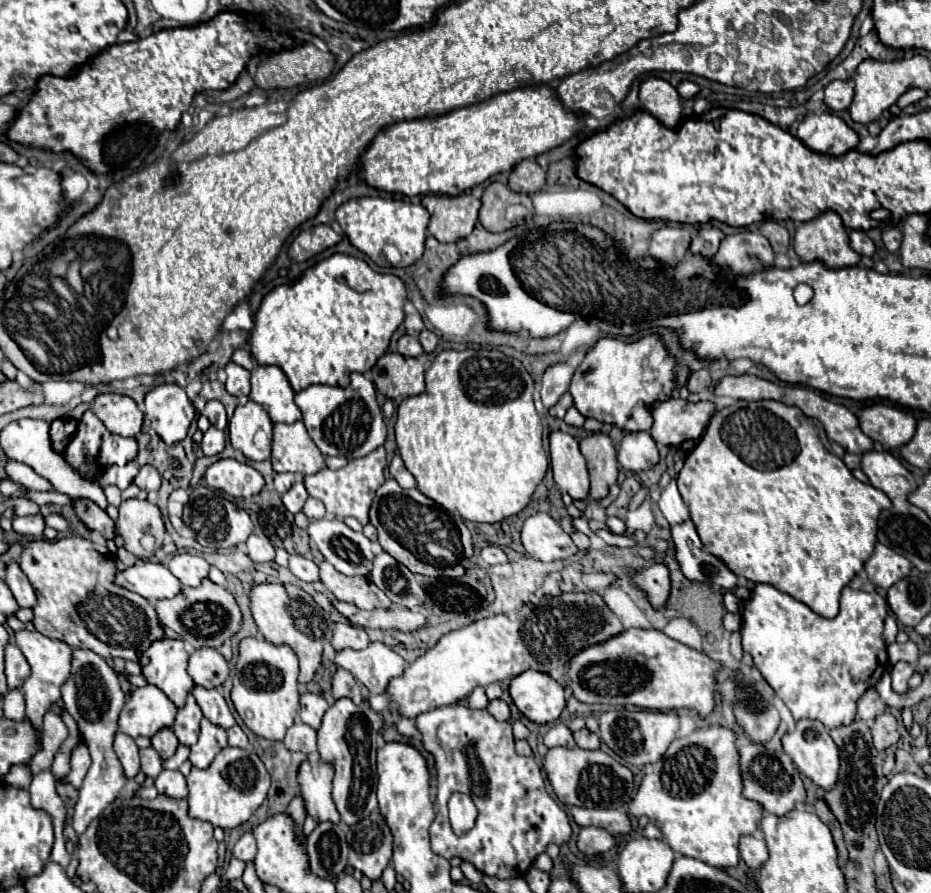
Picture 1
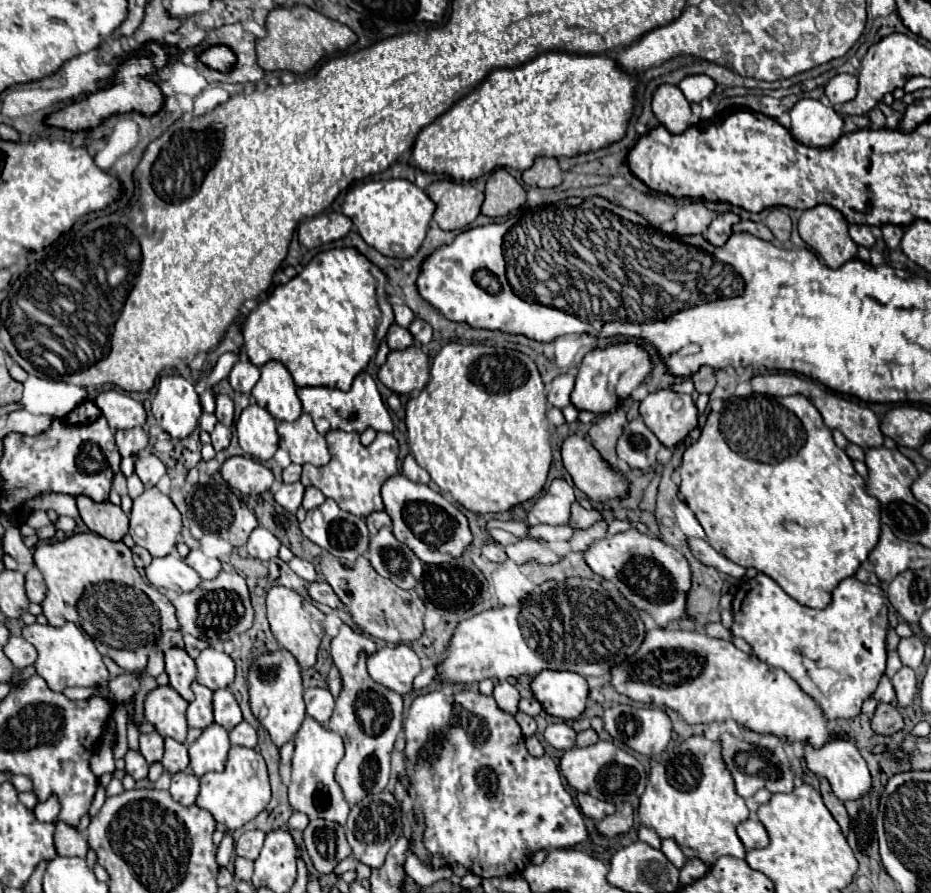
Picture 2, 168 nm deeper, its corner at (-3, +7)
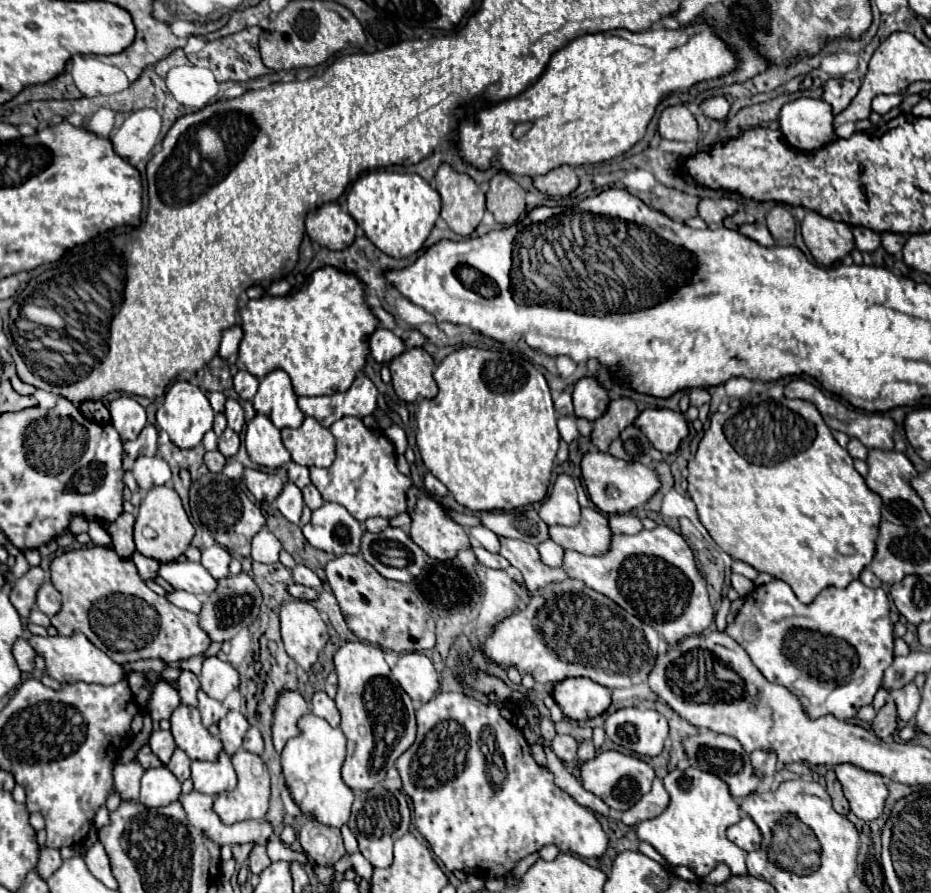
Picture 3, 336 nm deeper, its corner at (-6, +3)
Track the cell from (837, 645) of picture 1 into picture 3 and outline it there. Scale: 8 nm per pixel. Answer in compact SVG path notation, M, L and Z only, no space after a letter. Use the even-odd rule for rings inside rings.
M773 579L771 583L755 587L755 591L751 591L745 597L743 607L739 609L735 621L727 625L725 633L745 649L749 659L765 675L767 681L793 689L793 693L799 697L805 711L813 719L827 713L835 715L837 719L853 719L863 705L871 705L877 689L883 685L883 673L893 661L893 623L889 621L887 593L881 587L879 589L865 587L861 581L853 581L845 589L827 587L823 589L823 597L817 597L813 603L803 605L785 581ZM799 631L813 631L813 633L799 633ZM835 639L845 641L845 645L835 645ZM827 641L831 641L831 645L827 645ZM803 645L809 645L811 651L813 649L821 651L819 659L815 661L813 657L809 659L803 657L803 651L801 651ZM819 661L827 663L827 669L825 665L819 667L817 665ZM801 673L807 674L799 678Z

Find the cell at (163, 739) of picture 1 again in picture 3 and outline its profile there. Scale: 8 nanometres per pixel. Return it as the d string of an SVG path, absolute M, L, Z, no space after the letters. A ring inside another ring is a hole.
M175 749L175 753L173 753L173 757L171 757L167 769L169 769L179 781L185 781L185 779L191 775L189 763L191 763L191 759L187 757L187 753L181 751L181 749Z

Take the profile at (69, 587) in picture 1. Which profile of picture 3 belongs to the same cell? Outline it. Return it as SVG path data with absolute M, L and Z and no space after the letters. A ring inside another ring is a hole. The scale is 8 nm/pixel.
M87 545L65 551L51 561L51 583L63 595L61 611L51 617L59 635L81 631L115 663L125 665L139 659L181 661L205 653L209 637L201 631L197 615L175 607L153 593L137 573L131 559L119 557L111 547Z

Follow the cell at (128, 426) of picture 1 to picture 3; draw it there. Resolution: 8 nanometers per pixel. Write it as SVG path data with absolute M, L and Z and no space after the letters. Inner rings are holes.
M117 397L109 403L109 413L111 413L111 425L117 429L123 441L137 439L141 429L147 423L145 417L145 407L141 407L135 399L131 397Z

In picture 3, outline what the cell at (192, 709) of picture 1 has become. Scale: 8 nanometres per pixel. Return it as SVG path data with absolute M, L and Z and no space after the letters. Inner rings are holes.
M197 691L197 697L199 697L199 713L201 713L201 721L205 727L213 725L213 723L219 723L219 719L227 713L227 709L223 707L221 701L217 699L211 699L207 693L203 691Z

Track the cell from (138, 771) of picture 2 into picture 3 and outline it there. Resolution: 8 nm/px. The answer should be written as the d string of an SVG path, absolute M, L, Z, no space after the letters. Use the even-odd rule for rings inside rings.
M155 767L147 769L141 777L141 795L139 801L147 807L163 807L165 803L171 803L181 793L181 781L167 769L167 767Z

